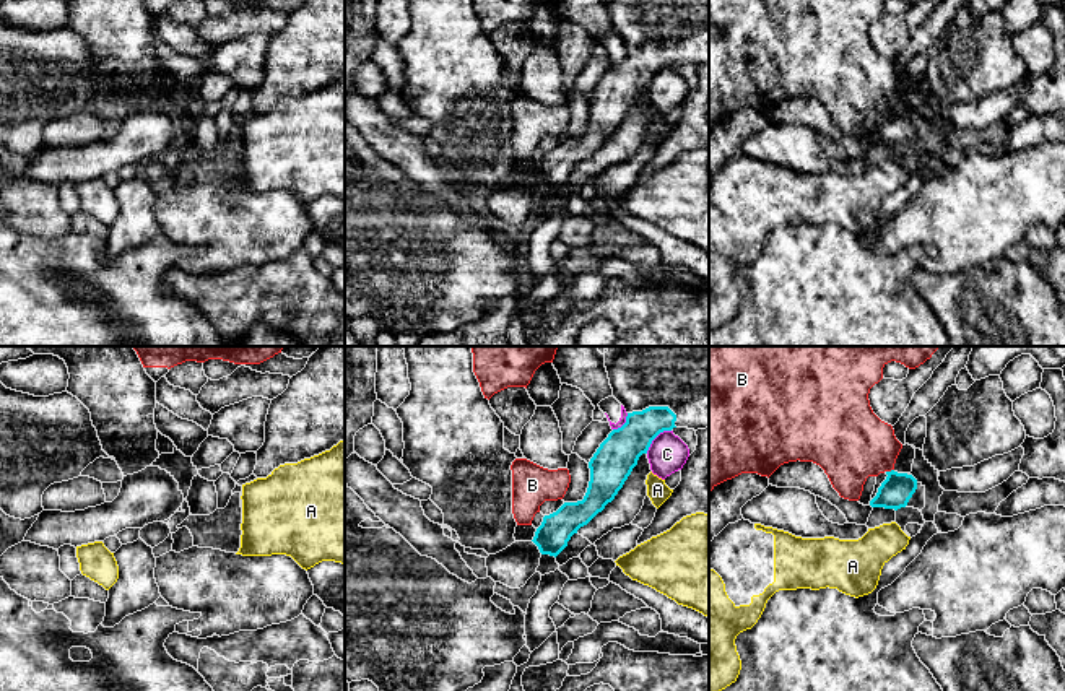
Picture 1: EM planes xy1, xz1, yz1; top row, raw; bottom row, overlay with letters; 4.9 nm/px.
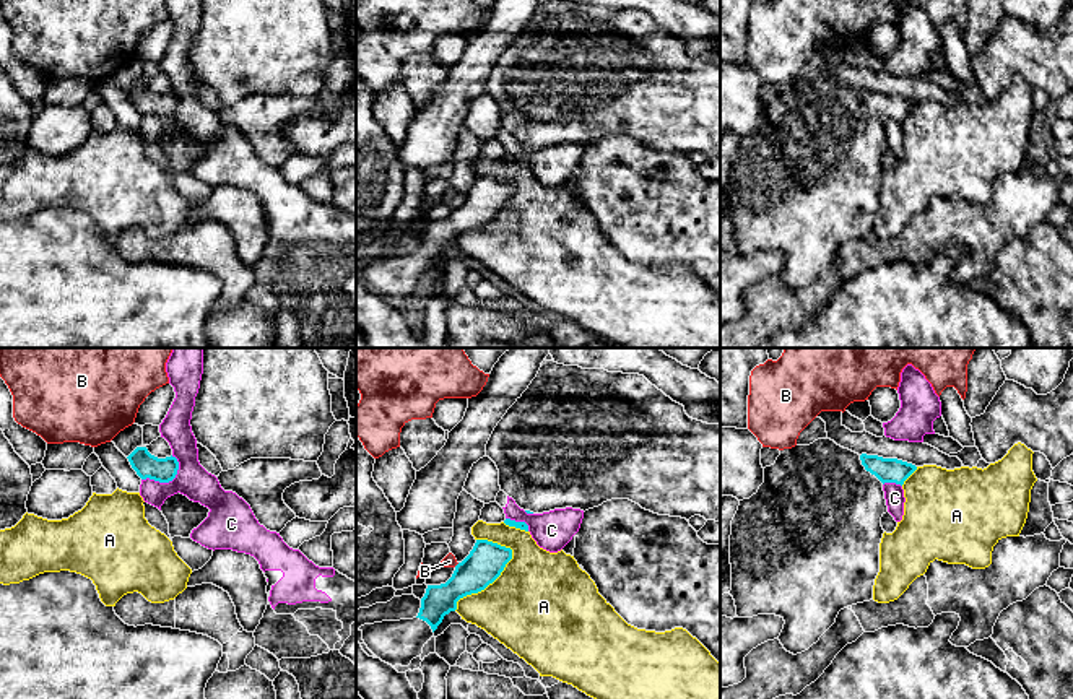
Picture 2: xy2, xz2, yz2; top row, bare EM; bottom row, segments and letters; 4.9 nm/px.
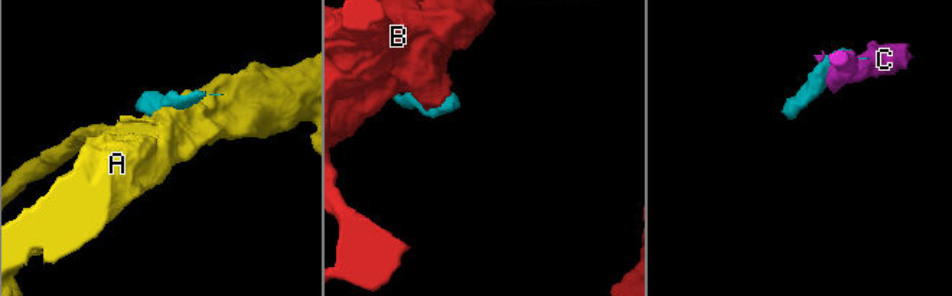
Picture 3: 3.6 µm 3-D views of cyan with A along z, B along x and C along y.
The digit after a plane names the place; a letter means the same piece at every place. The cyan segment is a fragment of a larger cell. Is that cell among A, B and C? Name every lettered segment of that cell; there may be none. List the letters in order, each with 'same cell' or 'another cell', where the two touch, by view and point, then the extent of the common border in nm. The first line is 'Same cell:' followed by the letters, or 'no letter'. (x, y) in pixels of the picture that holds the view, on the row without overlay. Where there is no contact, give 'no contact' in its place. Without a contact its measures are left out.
Same cell: no letter
A: another cell; contact xz2 (488, 220); length 420 nm
B: another cell; contact yz1 (891, 106); length 40 nm
C: another cell; contact xy2 (166, 117); length 220 nm

